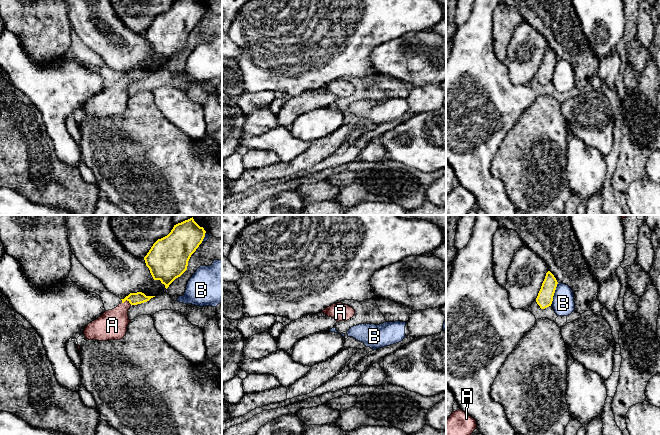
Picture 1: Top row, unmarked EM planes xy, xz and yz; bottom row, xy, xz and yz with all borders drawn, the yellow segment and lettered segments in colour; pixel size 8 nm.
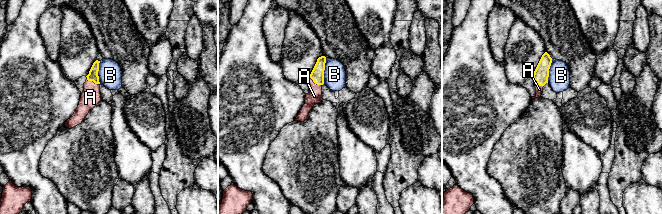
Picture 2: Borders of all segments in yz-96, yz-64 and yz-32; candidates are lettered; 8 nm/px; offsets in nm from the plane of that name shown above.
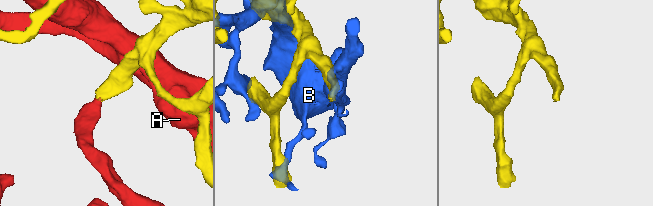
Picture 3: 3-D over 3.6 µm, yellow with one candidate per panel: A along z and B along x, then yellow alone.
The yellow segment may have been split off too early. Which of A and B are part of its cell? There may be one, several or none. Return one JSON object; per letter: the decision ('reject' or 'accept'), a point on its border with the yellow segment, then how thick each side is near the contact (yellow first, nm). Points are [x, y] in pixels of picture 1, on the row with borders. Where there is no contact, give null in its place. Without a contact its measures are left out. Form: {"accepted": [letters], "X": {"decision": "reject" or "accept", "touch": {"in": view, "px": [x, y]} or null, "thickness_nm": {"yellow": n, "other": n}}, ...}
{"accepted": ["A"], "A": {"decision": "accept", "touch": {"in": "xy", "px": [127, 300]}, "thickness_nm": {"yellow": 100, "other": 240}}, "B": {"decision": "reject", "touch": {"in": "yz", "px": [553, 294]}, "thickness_nm": {"yellow": 130, "other": 180}}}

